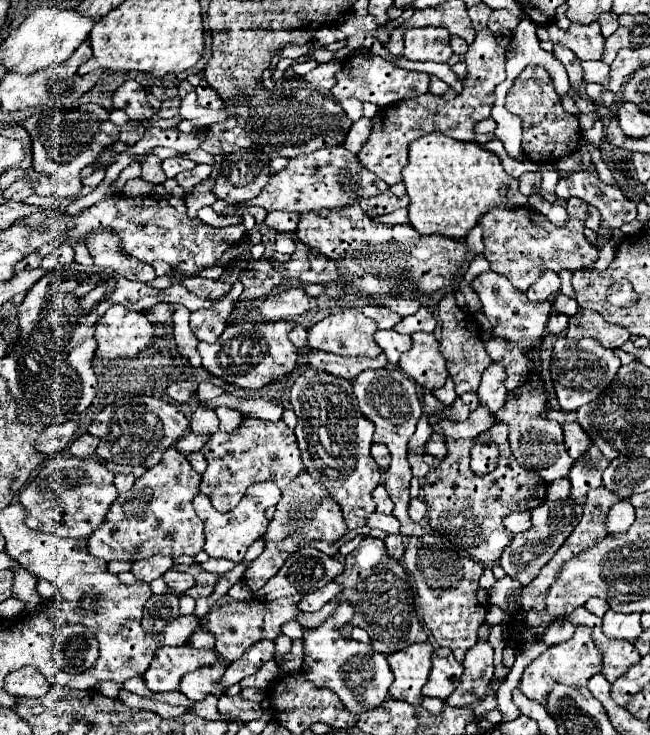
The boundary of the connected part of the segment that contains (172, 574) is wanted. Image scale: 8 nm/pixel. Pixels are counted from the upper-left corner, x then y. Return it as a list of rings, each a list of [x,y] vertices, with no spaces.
[[[169,570],[167,574],[163,574],[163,580],[165,580],[167,586],[169,586],[173,592],[177,592],[177,594],[183,594],[183,592],[189,590],[191,586],[195,586],[193,576],[181,574],[181,572],[175,572],[175,570]]]

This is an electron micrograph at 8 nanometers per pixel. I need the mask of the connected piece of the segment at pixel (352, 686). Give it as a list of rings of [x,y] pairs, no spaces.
[[[343,602],[335,614],[325,620],[319,628],[305,630],[305,660],[303,660],[303,674],[319,688],[333,690],[341,702],[352,714],[360,714],[362,709],[356,709],[356,704],[368,710],[380,706],[389,696],[389,687],[393,682],[393,672],[387,664],[385,654],[375,652],[371,644],[363,644],[357,640],[345,640],[337,634],[337,628],[348,623],[353,618],[353,606]]]

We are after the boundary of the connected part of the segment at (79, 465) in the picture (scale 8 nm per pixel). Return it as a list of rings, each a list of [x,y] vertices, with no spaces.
[[[47,458],[45,468],[19,494],[19,504],[25,508],[25,524],[39,532],[53,532],[63,538],[89,538],[103,522],[109,506],[119,496],[113,486],[115,474],[97,458]]]

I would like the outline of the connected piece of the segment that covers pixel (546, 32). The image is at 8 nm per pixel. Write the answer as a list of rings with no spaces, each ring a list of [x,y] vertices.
[[[597,22],[581,26],[581,24],[571,24],[567,32],[559,30],[555,24],[551,26],[539,26],[537,36],[541,40],[551,40],[551,42],[561,42],[563,46],[571,48],[579,60],[601,60],[605,52],[605,40],[601,36],[601,26]]]

